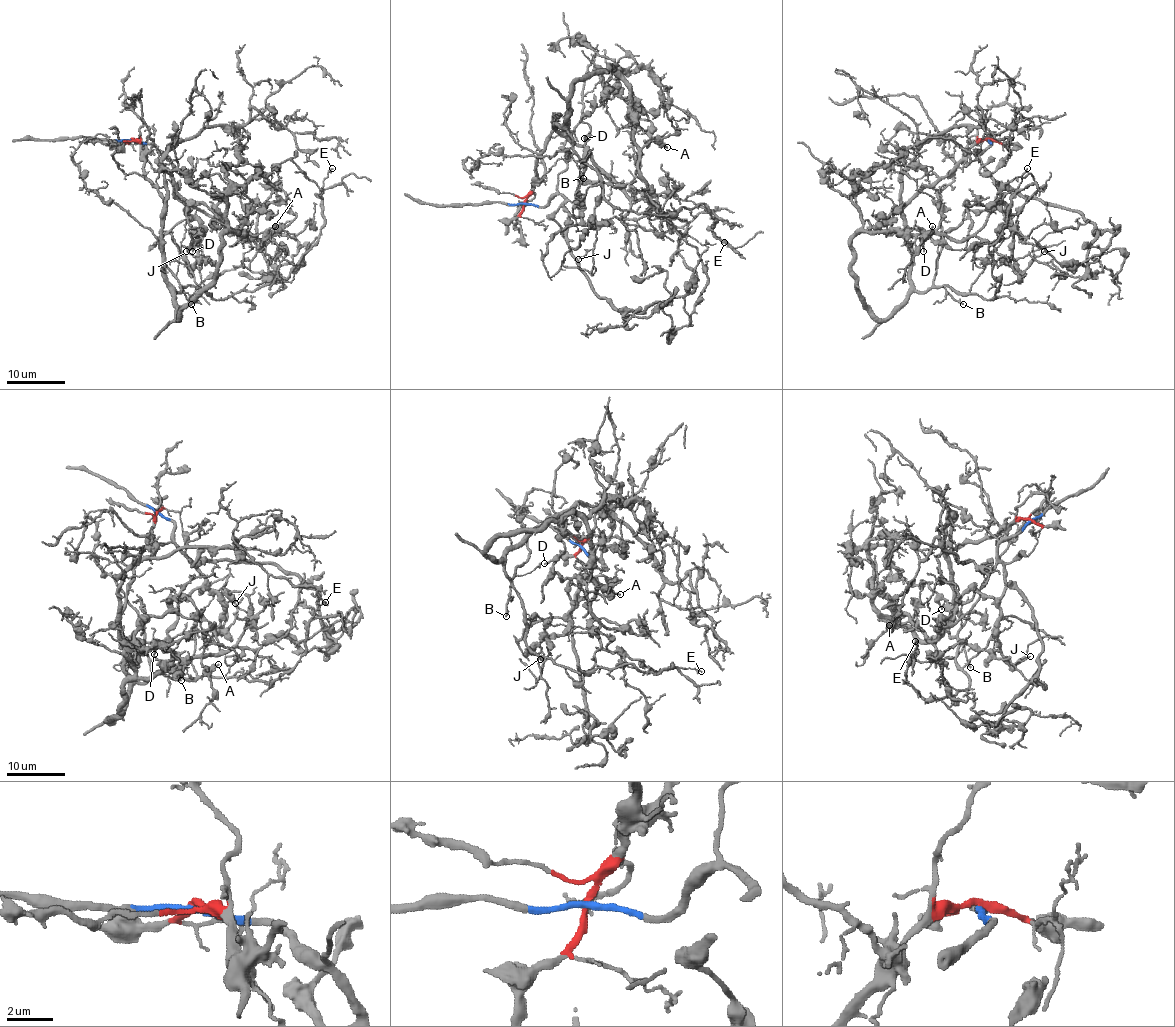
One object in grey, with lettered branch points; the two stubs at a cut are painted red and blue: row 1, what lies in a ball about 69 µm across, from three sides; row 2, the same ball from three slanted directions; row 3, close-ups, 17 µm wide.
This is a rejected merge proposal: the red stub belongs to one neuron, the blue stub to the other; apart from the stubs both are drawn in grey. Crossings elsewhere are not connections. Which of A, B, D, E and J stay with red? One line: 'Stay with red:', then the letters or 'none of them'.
Stay with red: A, B, E

